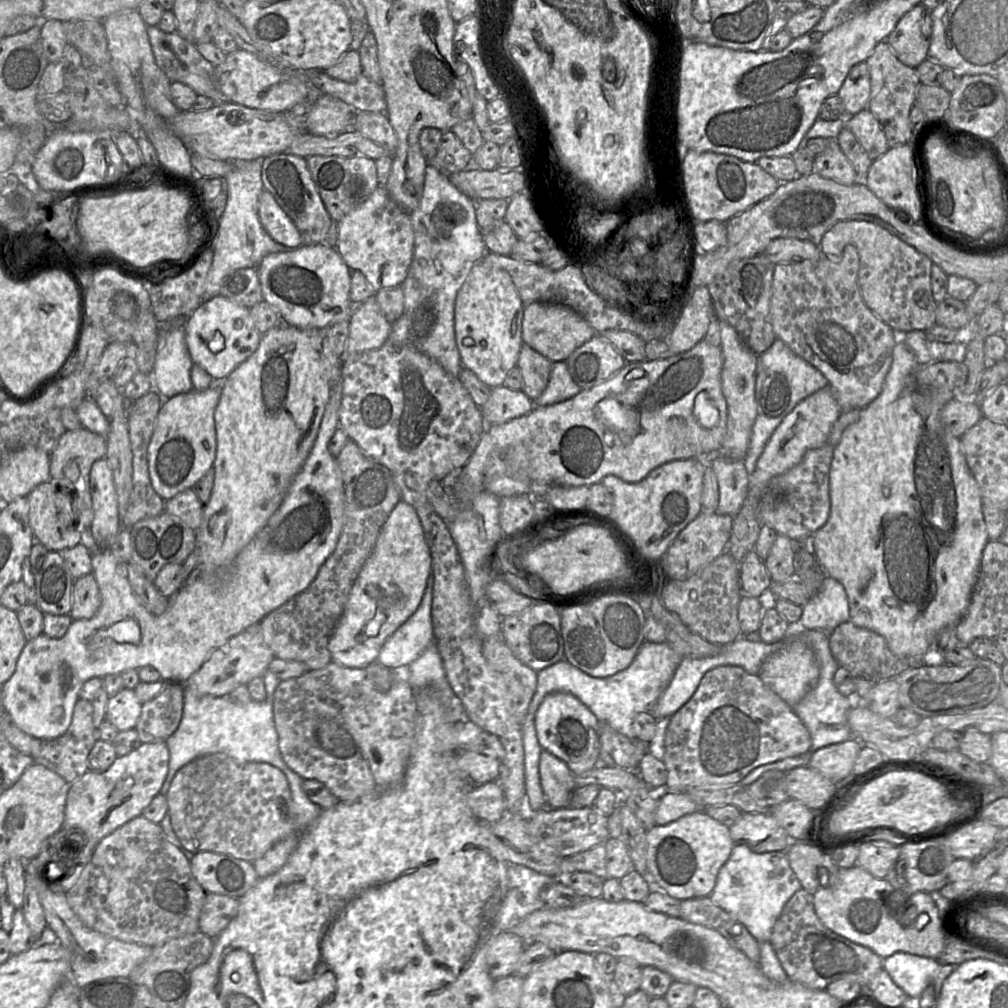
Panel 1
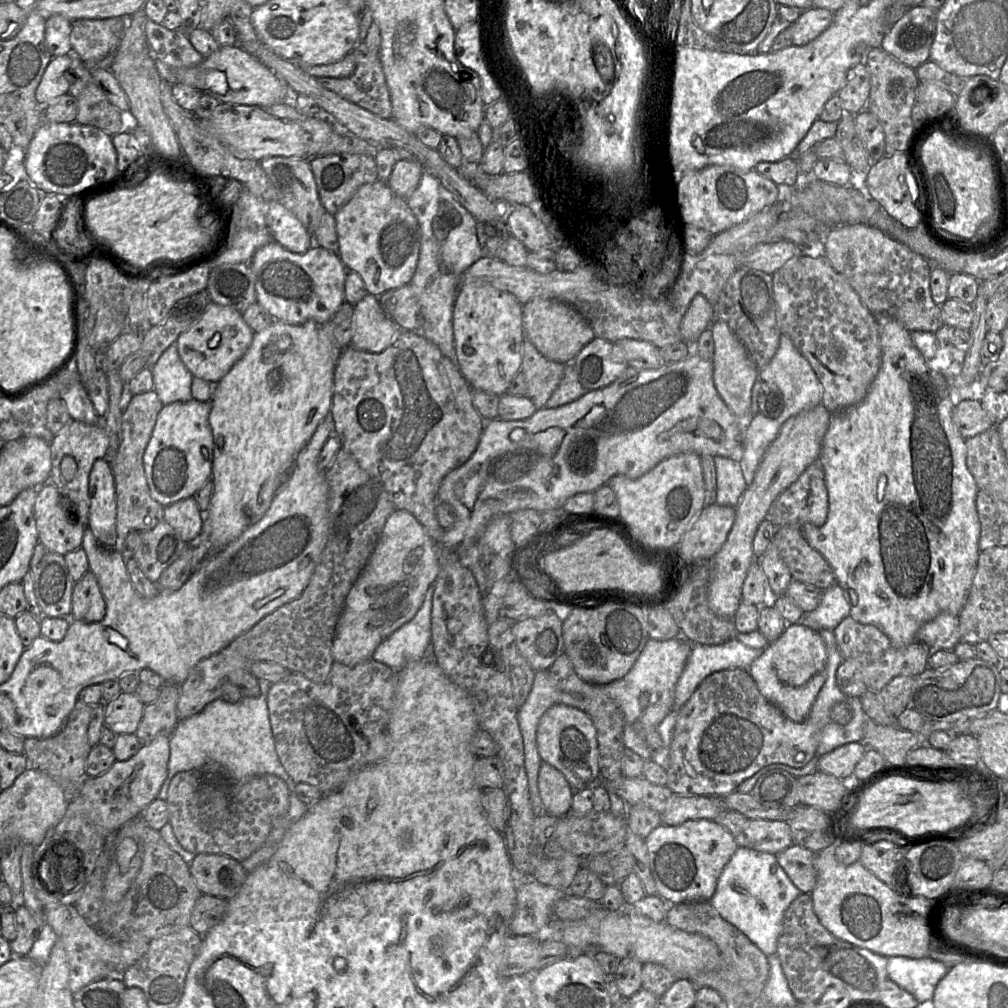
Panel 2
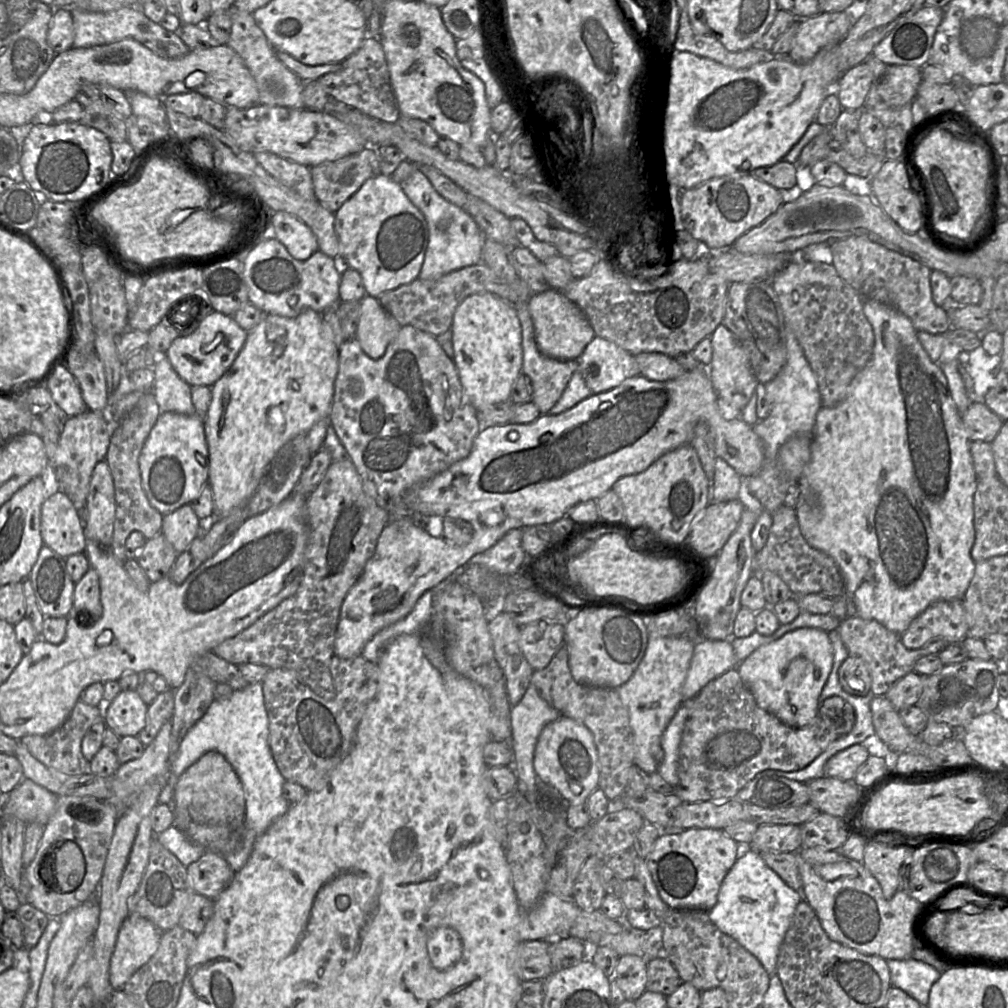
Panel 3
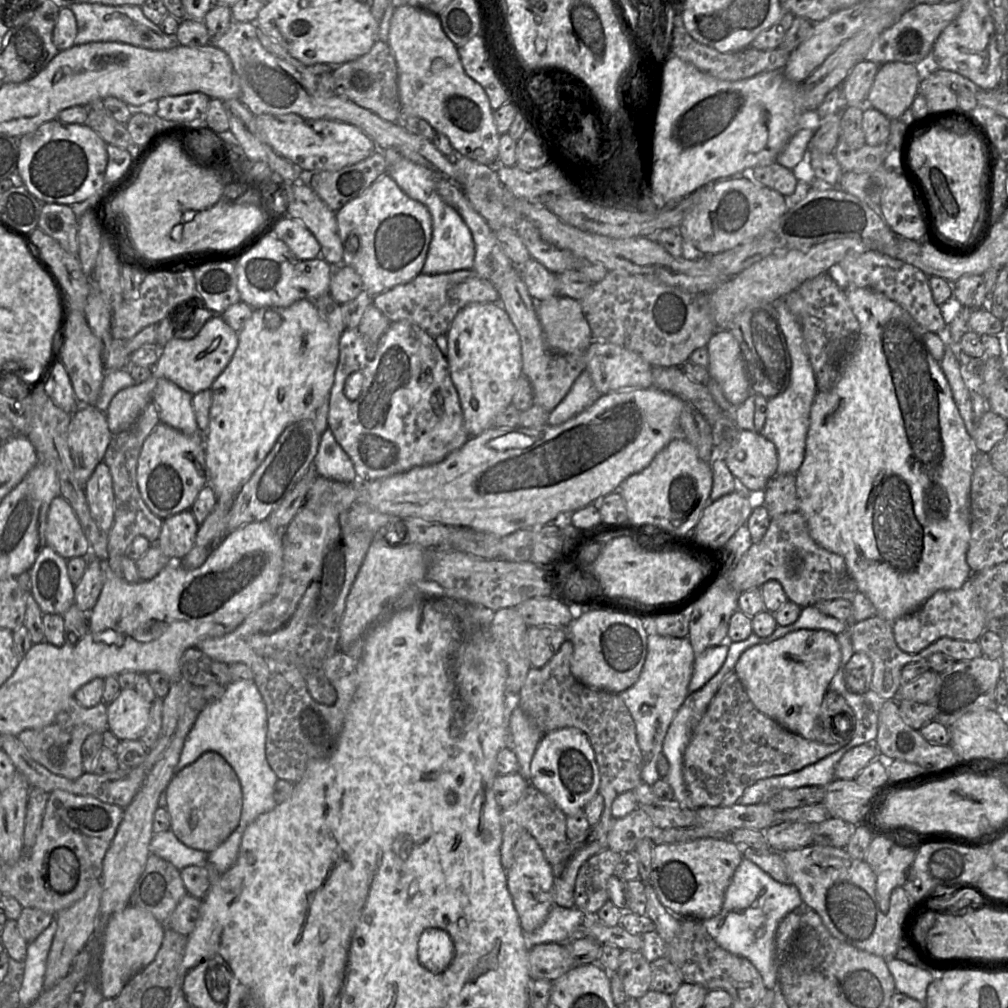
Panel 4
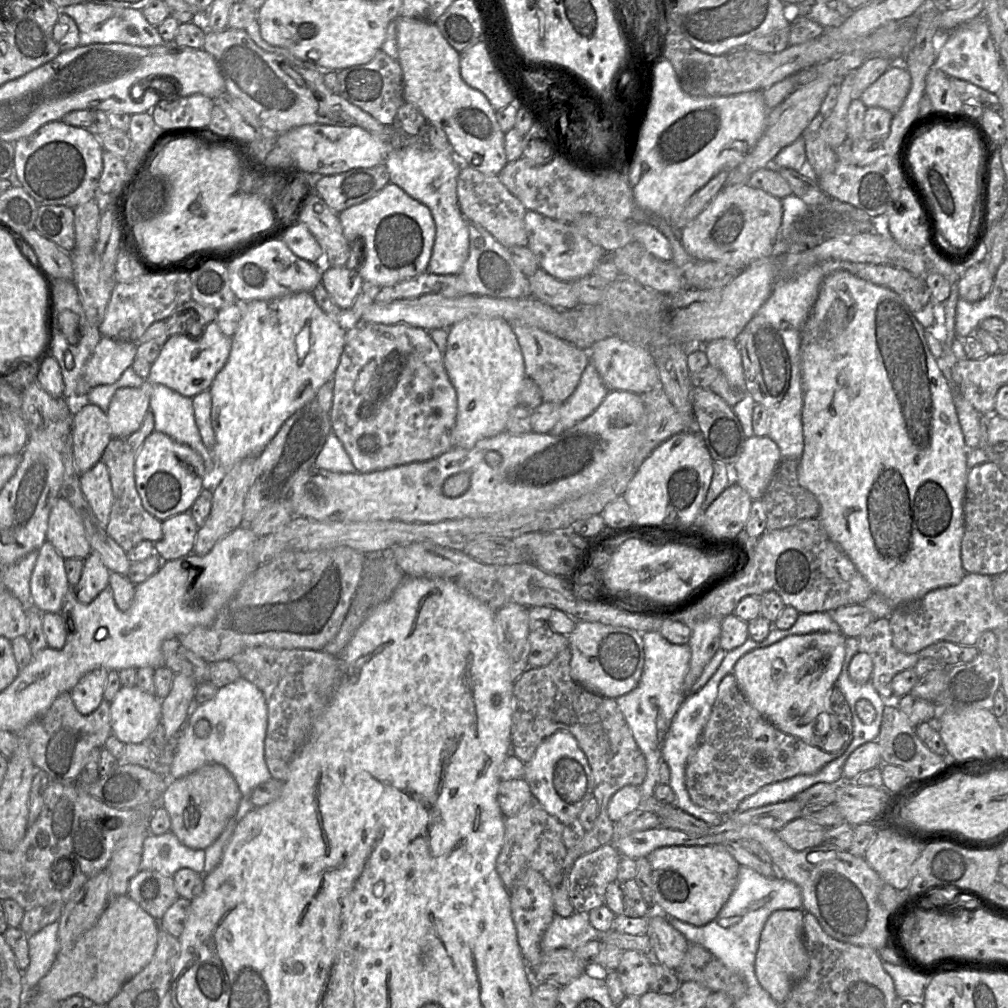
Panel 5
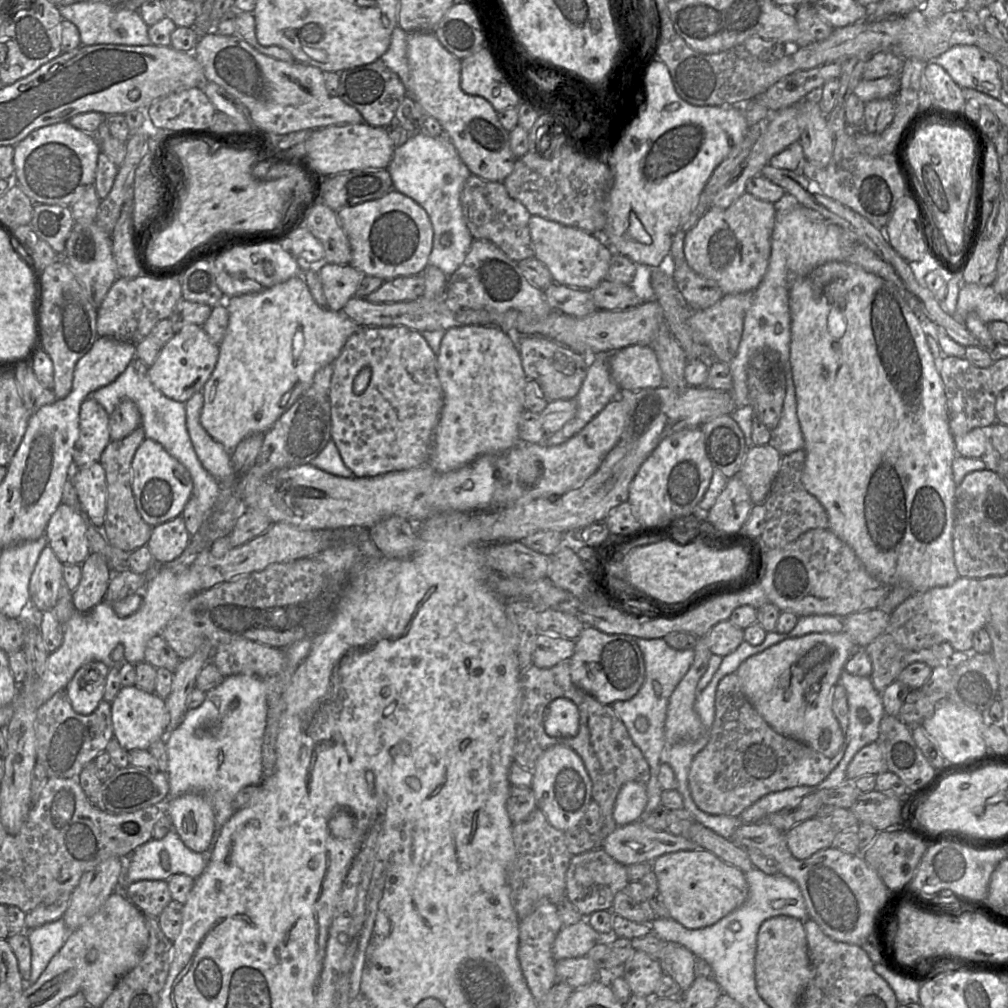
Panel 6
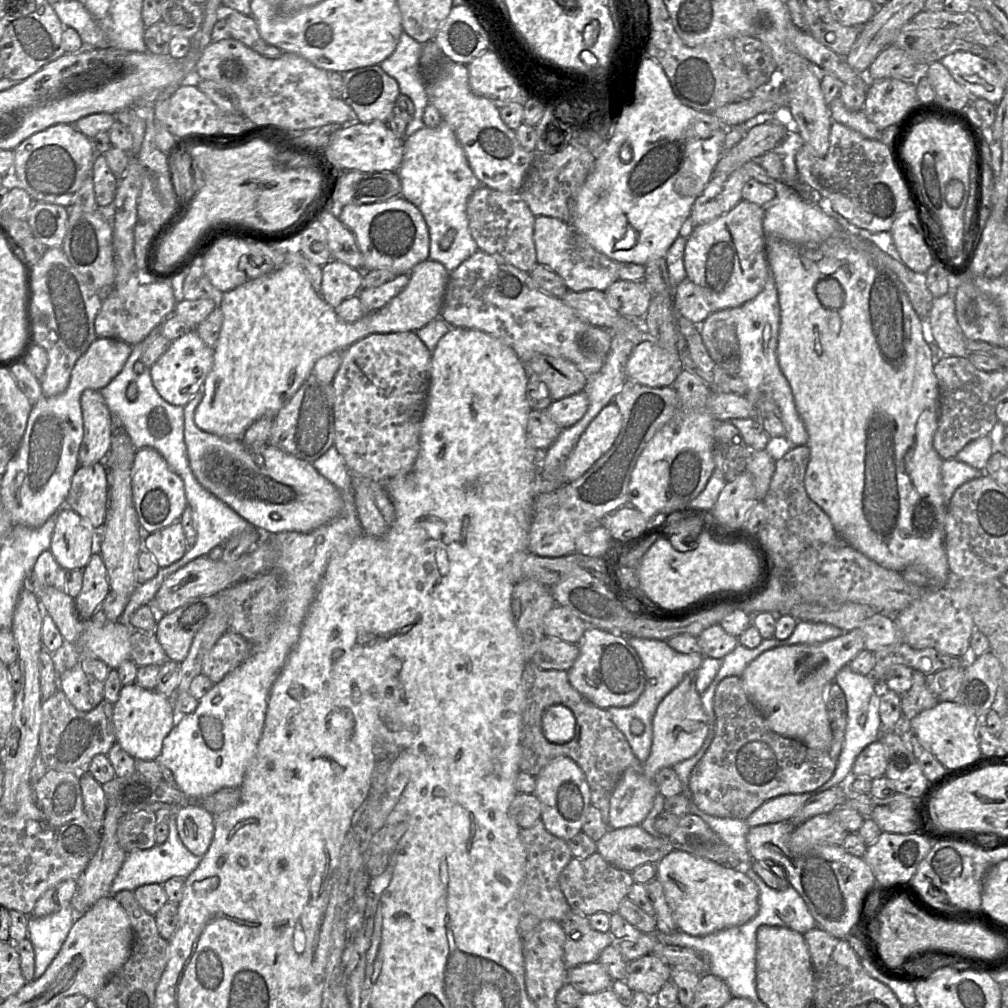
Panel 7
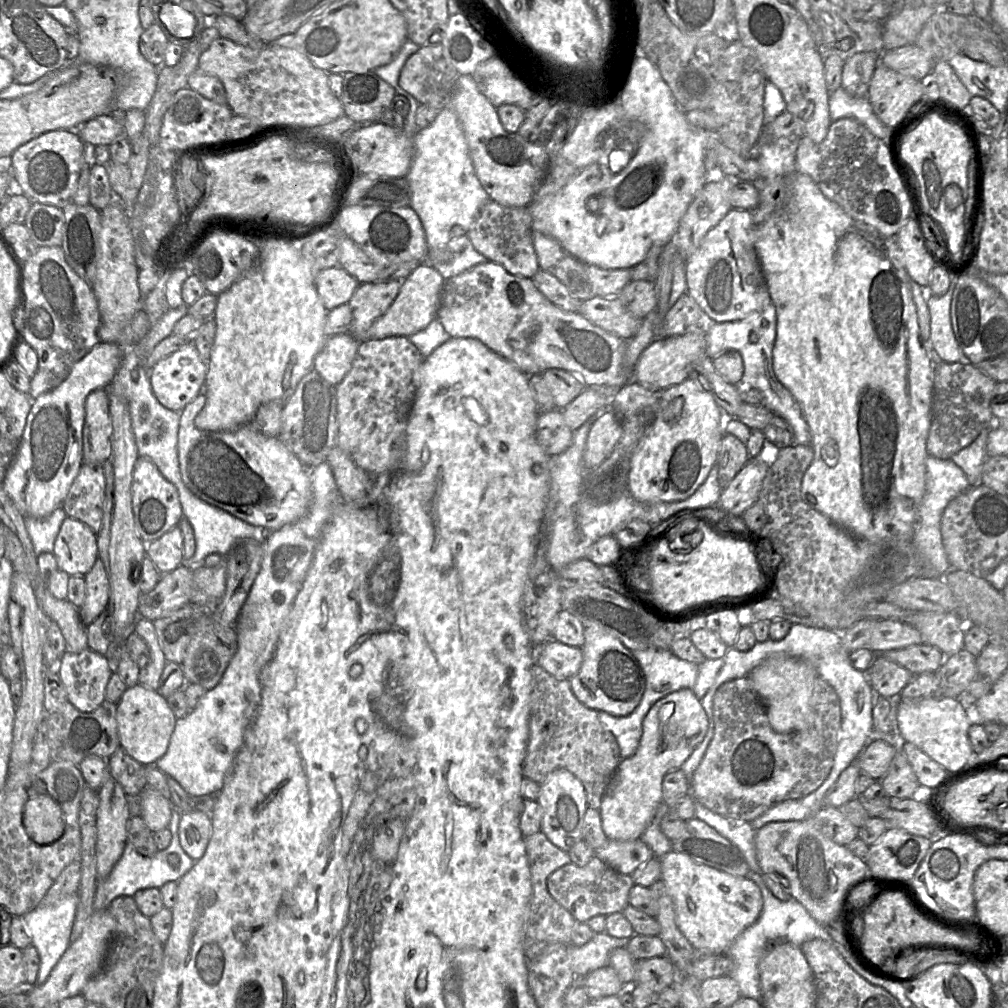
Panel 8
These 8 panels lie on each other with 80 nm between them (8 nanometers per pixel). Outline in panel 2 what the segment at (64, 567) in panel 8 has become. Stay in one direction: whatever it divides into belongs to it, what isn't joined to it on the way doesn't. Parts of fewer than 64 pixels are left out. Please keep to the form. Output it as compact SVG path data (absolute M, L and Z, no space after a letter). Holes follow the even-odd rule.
M52 483L37 489L34 517L38 539L50 551L65 556L82 547L85 524L77 517L67 517L63 495Z

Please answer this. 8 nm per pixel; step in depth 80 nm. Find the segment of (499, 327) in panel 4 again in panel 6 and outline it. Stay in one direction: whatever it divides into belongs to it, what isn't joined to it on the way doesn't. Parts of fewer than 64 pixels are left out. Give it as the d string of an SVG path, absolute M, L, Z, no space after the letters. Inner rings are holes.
M463 325L448 329L437 354L437 366L444 405L434 434L429 465L440 473L450 472L480 456L503 453L521 441L519 421L525 410L524 387L528 378L513 336L496 326Z

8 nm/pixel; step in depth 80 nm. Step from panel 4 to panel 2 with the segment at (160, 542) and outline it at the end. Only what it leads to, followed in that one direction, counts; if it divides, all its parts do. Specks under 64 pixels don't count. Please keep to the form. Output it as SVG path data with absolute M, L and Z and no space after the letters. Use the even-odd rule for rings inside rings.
M194 496L164 507L163 520L187 543L196 542L203 532L204 515Z

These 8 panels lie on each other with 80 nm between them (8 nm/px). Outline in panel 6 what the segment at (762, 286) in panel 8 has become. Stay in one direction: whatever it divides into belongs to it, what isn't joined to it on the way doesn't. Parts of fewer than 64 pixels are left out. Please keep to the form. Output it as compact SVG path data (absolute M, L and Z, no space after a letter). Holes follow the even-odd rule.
M747 192L728 208L709 208L697 224L685 233L684 255L687 264L699 275L716 281L724 295L755 290L768 267L776 212L774 204L759 200Z

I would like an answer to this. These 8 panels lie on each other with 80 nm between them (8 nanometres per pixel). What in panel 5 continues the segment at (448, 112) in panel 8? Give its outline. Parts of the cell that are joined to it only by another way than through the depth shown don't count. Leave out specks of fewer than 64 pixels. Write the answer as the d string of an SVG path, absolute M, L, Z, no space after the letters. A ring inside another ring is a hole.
M407 145L390 151L385 165L390 182L400 187L413 199L424 204L431 212L436 226L432 255L425 272L436 275L458 274L469 254L468 221L461 213L457 196L460 166L453 159L452 150L436 150L428 145Z

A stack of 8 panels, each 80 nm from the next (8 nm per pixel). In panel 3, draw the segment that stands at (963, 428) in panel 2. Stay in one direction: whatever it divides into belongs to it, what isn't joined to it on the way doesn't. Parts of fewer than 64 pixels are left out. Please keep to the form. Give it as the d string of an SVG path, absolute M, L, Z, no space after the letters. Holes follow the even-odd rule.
M971 402L961 417L971 441L992 443L1004 423L984 402Z

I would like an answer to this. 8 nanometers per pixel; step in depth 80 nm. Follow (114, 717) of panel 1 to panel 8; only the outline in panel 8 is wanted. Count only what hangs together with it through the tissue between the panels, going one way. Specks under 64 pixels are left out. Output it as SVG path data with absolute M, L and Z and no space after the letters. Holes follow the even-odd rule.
M138 683L123 693L117 704L116 720L121 748L146 766L154 765L166 753L177 718L158 690L150 690Z

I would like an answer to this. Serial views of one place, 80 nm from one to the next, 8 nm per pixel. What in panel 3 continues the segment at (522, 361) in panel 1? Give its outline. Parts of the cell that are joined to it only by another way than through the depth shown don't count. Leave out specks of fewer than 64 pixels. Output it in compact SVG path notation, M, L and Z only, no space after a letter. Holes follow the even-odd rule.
M528 302L513 304L522 329L522 372L528 378L532 402L538 407L541 414L549 413L567 387L573 373L578 370L576 360L559 360L544 355L538 348L535 340L534 325L528 309Z

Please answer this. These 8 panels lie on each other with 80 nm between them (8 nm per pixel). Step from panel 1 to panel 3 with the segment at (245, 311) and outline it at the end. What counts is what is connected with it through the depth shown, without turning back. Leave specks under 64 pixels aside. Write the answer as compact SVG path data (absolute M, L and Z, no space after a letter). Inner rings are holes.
M212 311L188 336L176 338L165 356L176 373L191 387L212 387L231 367L243 348L248 332L242 329L232 316Z

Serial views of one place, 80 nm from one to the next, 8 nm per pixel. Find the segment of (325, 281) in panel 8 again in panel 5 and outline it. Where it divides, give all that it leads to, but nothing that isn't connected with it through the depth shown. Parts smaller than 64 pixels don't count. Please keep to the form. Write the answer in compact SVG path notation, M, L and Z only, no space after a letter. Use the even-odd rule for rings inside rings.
M342 266L329 267L325 270L321 282L338 307L347 313L358 296L364 280L356 270Z

